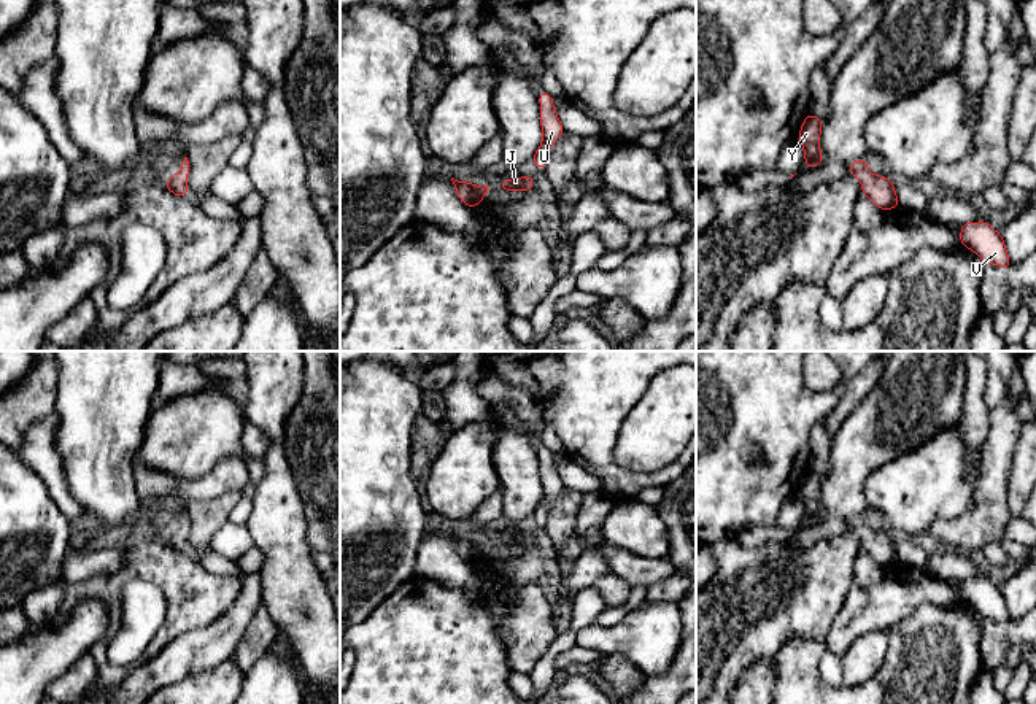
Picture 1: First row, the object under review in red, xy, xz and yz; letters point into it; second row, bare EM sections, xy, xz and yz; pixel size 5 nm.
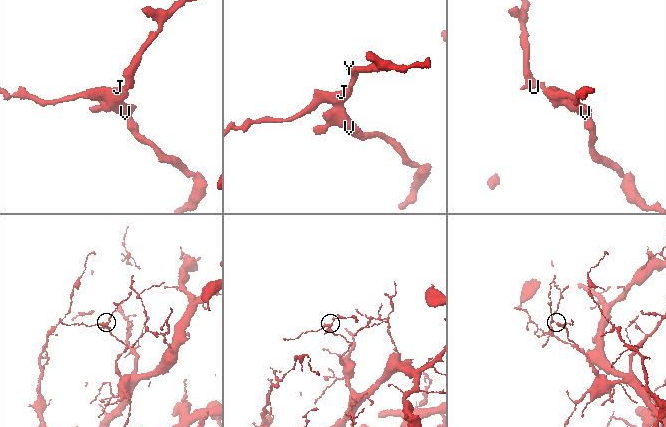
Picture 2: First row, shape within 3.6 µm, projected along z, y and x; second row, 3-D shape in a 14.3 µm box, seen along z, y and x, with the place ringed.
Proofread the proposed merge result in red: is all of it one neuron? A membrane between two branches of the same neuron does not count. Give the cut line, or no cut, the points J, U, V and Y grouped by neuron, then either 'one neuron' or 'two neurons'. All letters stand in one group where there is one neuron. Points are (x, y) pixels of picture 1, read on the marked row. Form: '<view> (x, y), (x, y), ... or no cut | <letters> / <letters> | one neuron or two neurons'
no cut | J U V Y | one neuron

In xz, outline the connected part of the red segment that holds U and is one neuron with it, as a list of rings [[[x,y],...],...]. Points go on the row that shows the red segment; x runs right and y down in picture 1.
[[[542,91],[539,94],[539,102],[540,102],[540,124],[543,130],[543,140],[532,157],[532,164],[537,168],[543,170],[543,167],[547,165],[548,149],[564,133],[564,129],[555,111],[553,97],[548,92]]]

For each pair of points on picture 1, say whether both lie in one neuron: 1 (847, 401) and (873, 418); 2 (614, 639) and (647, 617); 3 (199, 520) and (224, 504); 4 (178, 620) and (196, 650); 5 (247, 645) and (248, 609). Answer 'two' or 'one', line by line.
1: two
2: one
3: one
4: two
5: two

